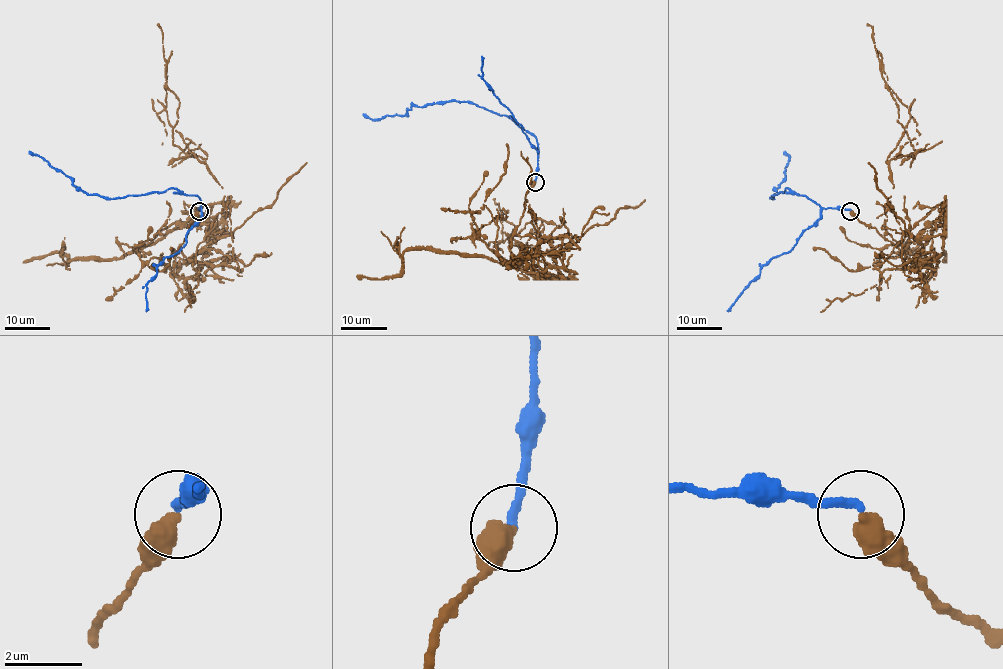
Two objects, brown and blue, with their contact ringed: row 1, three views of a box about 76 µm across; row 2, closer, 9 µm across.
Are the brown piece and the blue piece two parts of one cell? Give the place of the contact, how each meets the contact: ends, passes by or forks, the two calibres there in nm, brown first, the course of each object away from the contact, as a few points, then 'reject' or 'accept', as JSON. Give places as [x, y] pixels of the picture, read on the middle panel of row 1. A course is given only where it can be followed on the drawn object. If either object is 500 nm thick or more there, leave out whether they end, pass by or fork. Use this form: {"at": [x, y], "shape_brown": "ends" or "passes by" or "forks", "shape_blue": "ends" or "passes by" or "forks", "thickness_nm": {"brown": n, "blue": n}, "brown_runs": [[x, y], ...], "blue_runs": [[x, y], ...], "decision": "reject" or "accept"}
{"at": [535, 182], "shape_brown": "ends", "shape_blue": "ends", "thickness_nm": {"brown": 440, "blue": 200}, "brown_runs": [[535, 181], [511, 238], [513, 263], [552, 252], [572, 237], [560, 218], [535, 218], [504, 242], [493, 199]], "blue_runs": [[535, 181], [536, 138], [505, 115], [467, 102], [413, 105], [402, 116], [384, 118], [371, 119], [363, 113]], "decision": "reject"}

